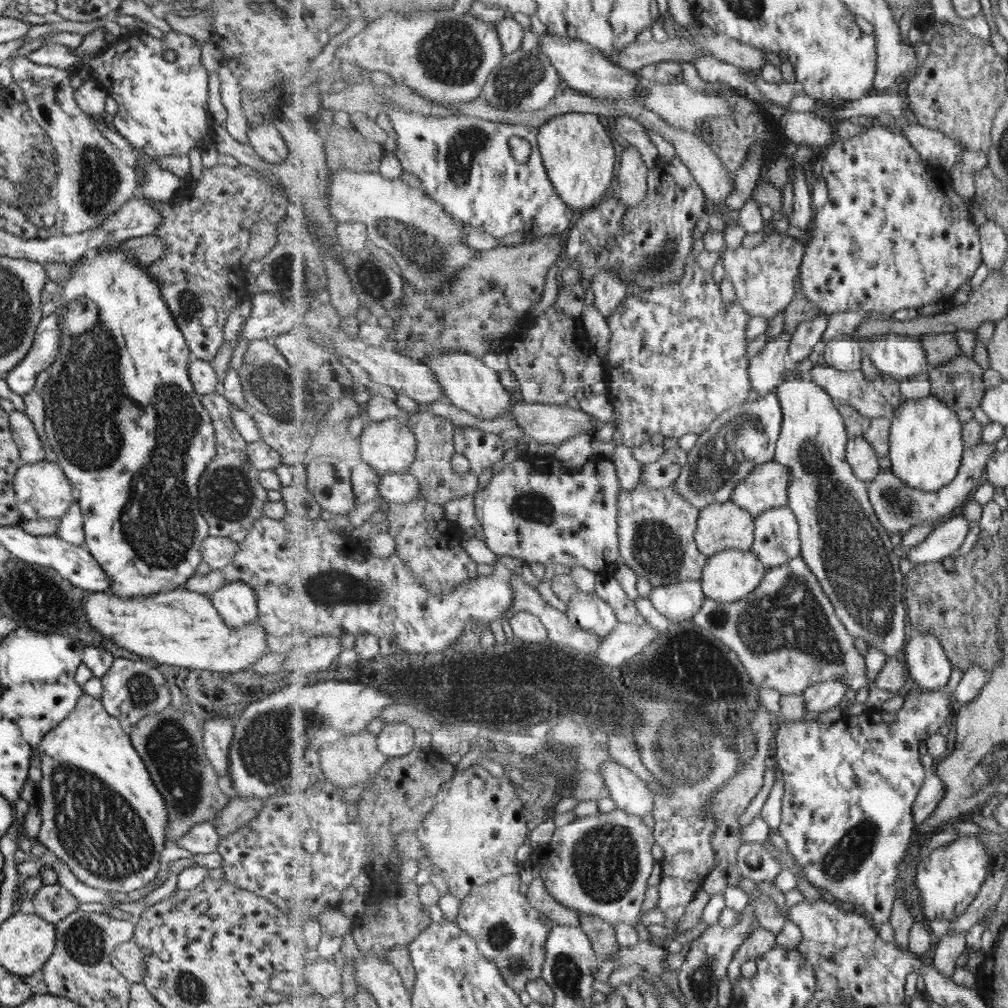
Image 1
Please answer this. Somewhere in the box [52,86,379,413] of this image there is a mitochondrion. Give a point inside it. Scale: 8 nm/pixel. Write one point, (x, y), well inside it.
(99, 179)

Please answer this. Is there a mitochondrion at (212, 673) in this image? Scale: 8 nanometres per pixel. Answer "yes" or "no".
no

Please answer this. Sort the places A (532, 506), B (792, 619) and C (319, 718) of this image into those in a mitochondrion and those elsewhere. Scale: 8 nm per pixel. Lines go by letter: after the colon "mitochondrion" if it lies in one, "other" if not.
A: mitochondrion
B: mitochondrion
C: mitochondrion

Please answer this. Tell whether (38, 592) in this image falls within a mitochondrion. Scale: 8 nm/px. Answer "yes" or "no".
yes

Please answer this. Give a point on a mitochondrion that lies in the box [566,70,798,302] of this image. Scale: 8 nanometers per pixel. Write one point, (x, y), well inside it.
(659, 260)

